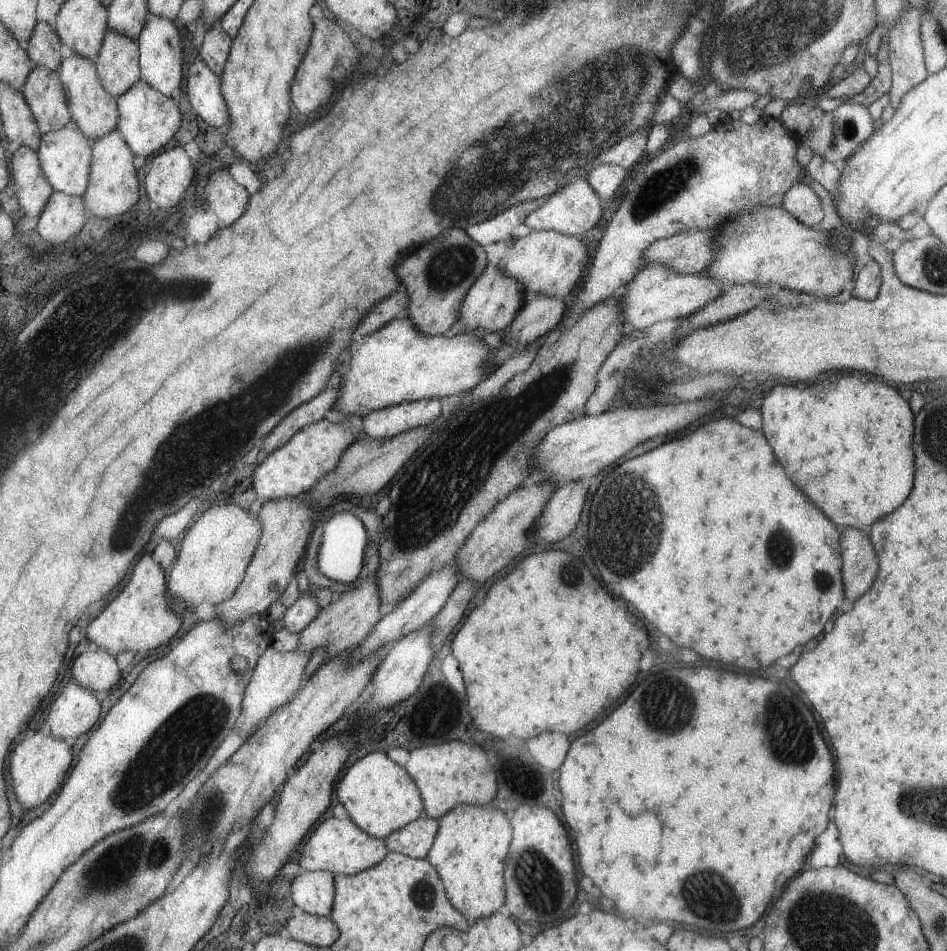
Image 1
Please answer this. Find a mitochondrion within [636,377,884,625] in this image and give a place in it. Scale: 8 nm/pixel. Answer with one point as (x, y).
(780, 543)

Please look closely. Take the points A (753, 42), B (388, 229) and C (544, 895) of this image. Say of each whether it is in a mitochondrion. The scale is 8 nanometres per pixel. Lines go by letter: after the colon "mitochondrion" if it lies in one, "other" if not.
A: mitochondrion
B: other
C: mitochondrion

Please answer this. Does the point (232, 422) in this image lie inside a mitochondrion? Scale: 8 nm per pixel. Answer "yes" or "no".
yes

